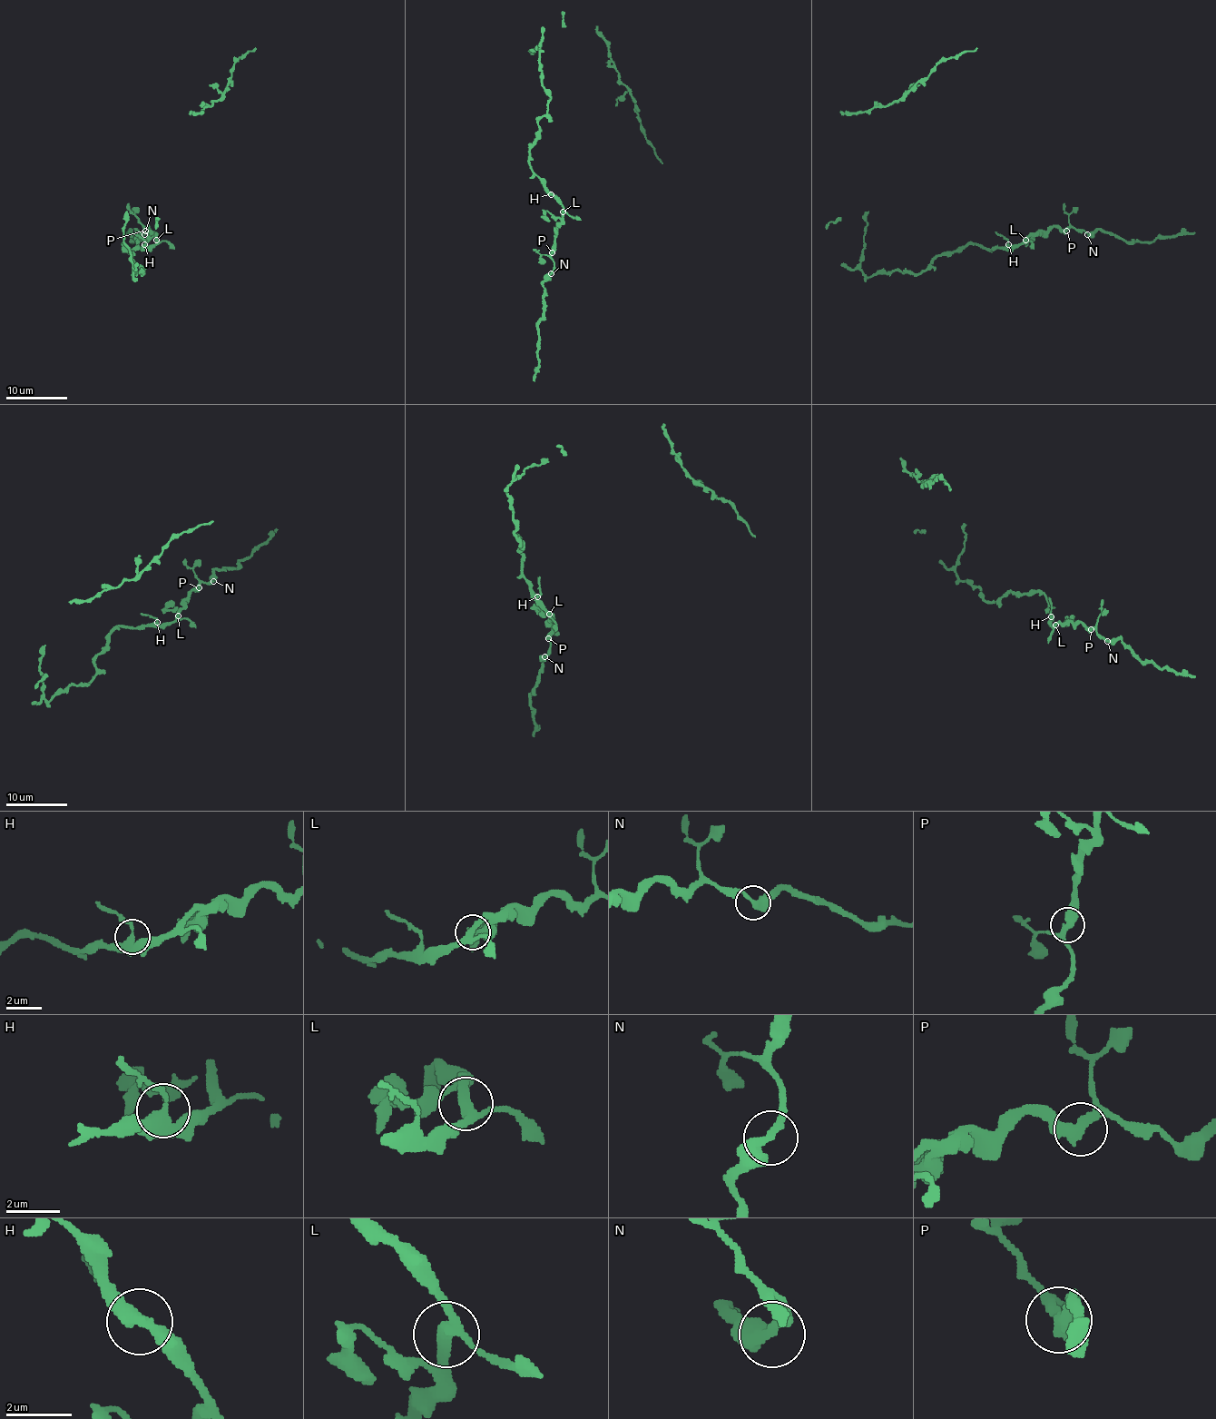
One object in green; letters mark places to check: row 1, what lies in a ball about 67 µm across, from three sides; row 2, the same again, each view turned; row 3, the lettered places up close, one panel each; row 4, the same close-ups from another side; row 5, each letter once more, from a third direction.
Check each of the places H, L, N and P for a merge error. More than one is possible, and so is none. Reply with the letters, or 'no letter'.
no letter

